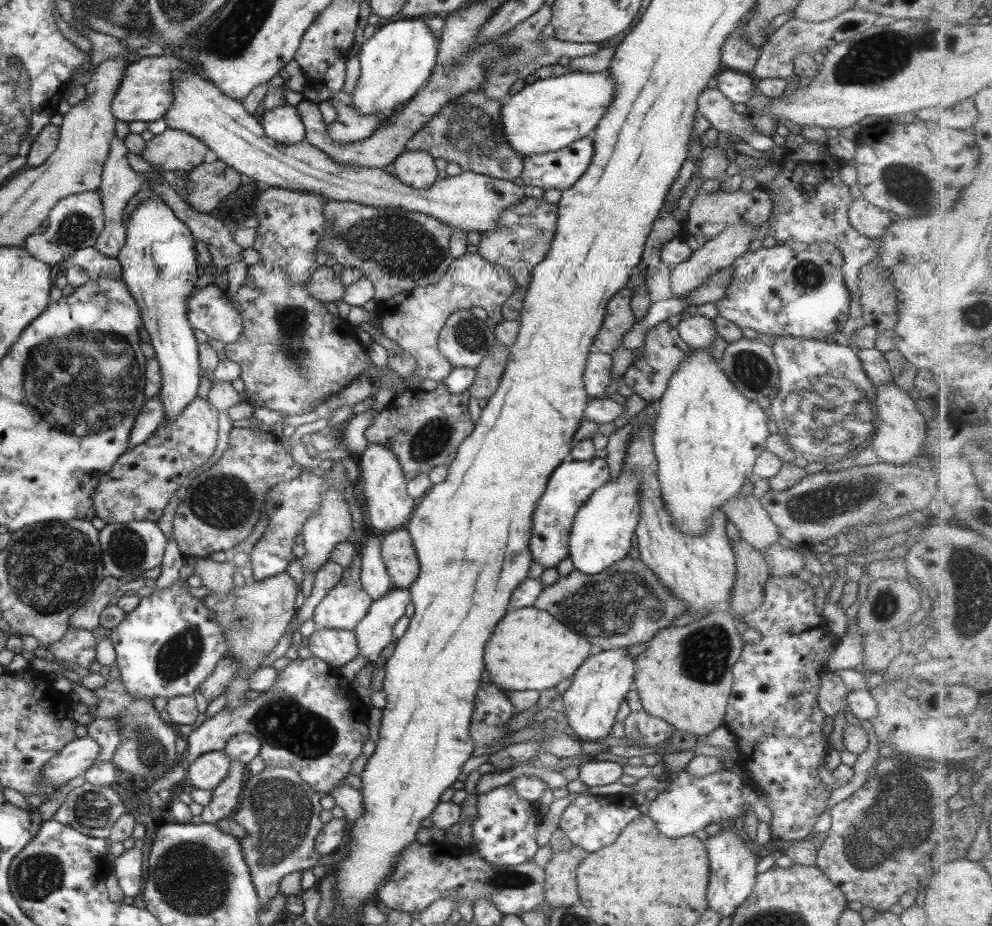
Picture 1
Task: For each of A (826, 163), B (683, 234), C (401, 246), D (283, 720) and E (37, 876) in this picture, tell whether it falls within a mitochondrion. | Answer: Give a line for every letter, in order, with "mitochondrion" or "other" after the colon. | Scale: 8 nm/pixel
A: other
B: other
C: mitochondrion
D: mitochondrion
E: mitochondrion

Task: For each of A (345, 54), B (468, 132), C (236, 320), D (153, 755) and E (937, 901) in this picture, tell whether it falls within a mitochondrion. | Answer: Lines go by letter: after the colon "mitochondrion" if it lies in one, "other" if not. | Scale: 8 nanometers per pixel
A: other
B: mitochondrion
C: other
D: mitochondrion
E: other

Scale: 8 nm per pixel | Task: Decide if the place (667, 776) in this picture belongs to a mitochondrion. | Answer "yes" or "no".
no

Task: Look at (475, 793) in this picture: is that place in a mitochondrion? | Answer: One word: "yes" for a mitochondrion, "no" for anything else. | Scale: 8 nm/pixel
no

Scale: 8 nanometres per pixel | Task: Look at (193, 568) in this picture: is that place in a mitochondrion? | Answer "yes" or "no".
no

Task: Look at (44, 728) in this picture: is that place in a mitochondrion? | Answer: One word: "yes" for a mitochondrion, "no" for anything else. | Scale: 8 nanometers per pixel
no

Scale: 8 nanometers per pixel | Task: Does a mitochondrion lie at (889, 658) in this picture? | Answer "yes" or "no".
no

